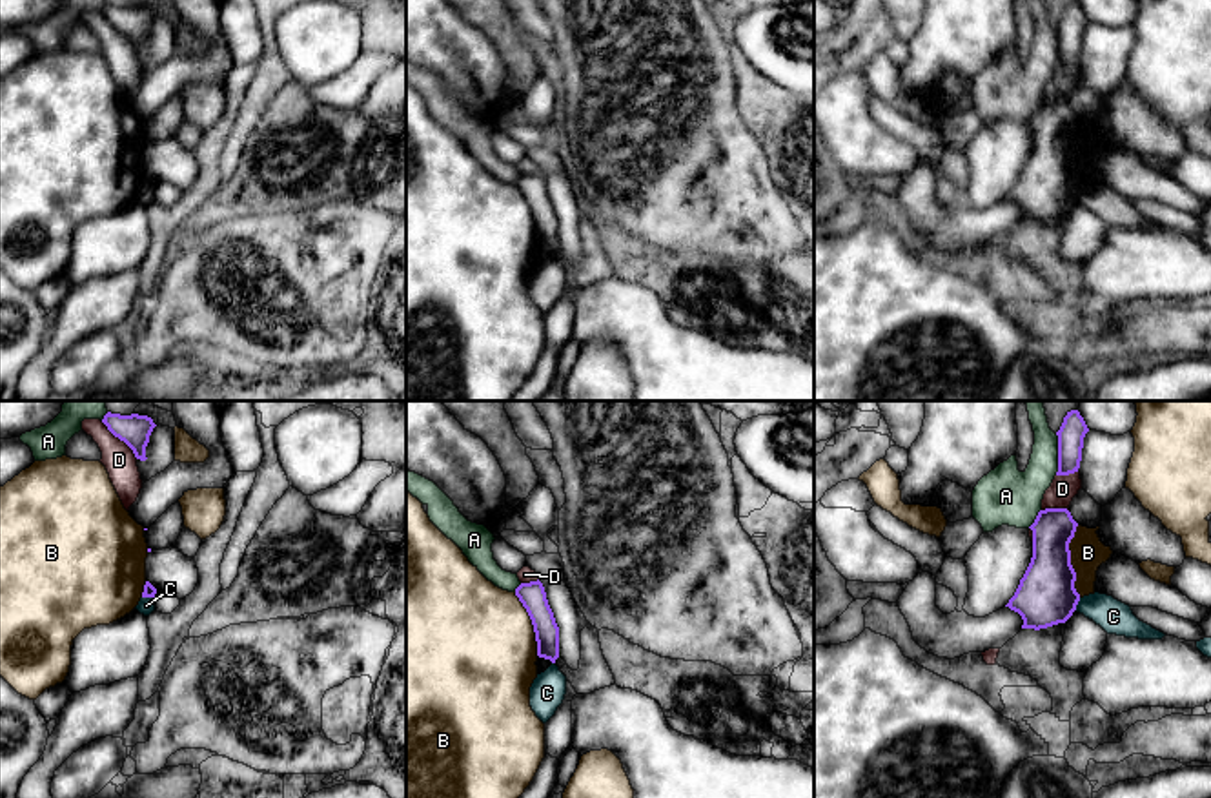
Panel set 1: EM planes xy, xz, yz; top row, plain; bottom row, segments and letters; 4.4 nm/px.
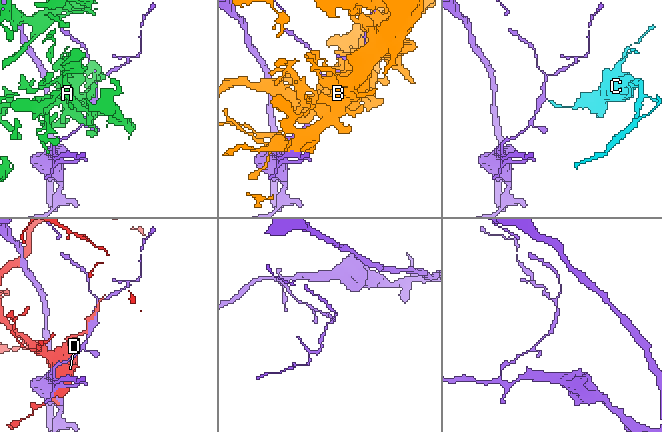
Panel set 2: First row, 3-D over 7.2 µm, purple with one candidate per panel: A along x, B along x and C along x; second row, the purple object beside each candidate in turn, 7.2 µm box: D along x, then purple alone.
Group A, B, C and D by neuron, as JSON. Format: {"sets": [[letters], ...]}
{"sets": [["A"], ["B"], ["C"], ["D"]]}

